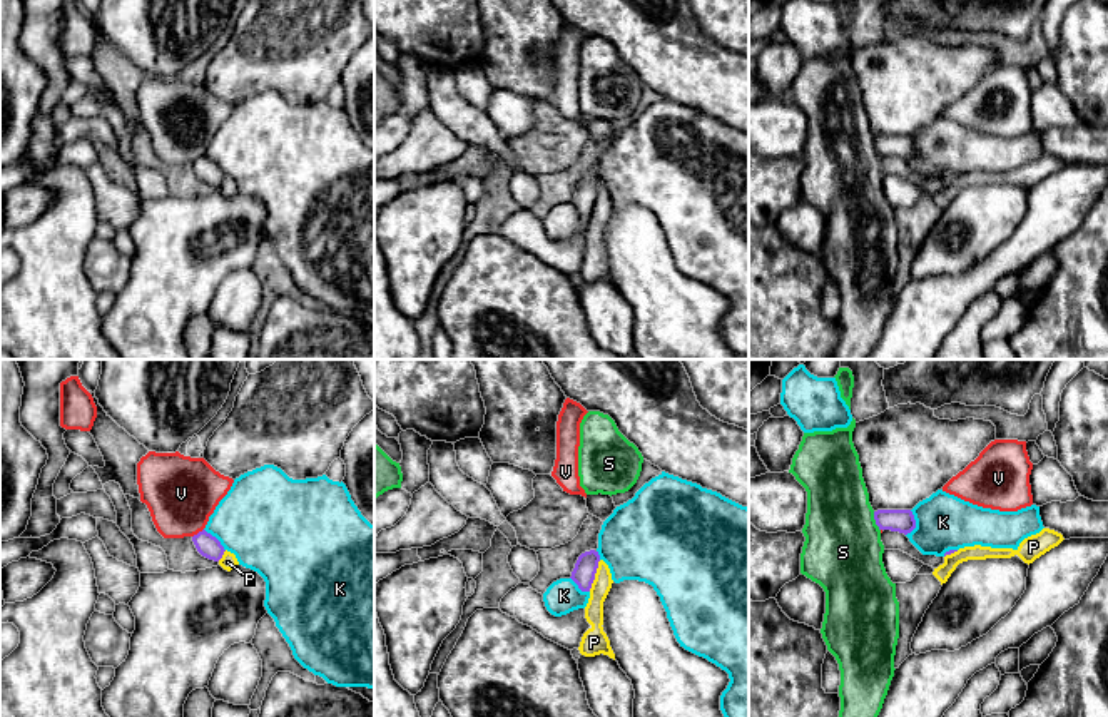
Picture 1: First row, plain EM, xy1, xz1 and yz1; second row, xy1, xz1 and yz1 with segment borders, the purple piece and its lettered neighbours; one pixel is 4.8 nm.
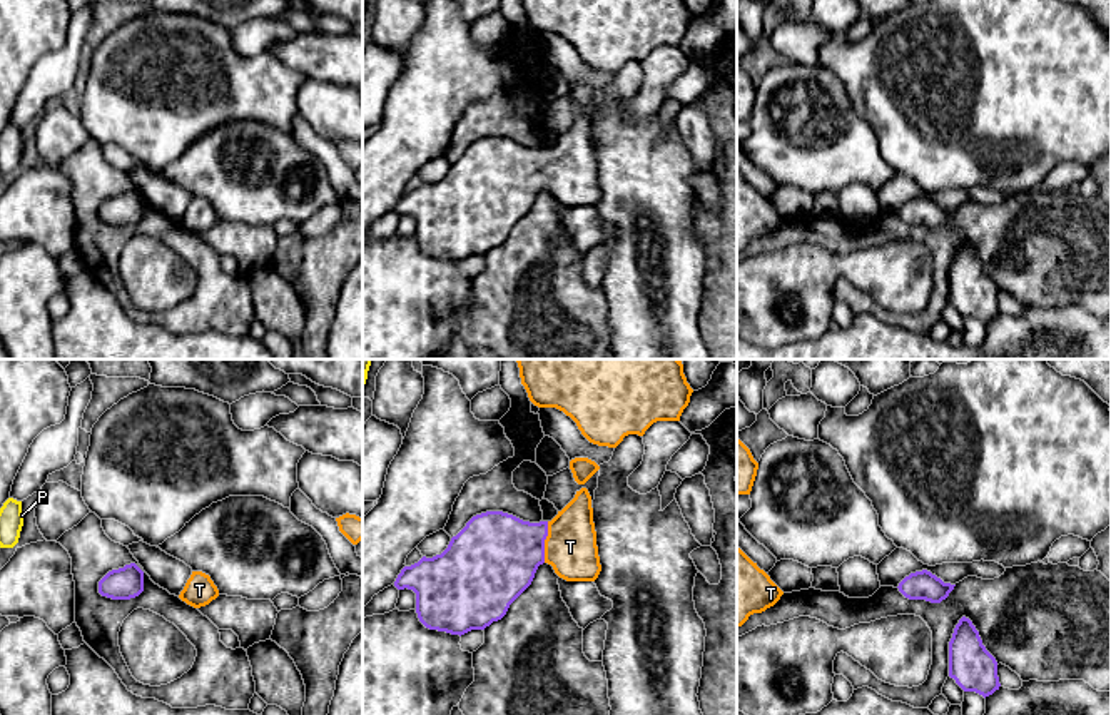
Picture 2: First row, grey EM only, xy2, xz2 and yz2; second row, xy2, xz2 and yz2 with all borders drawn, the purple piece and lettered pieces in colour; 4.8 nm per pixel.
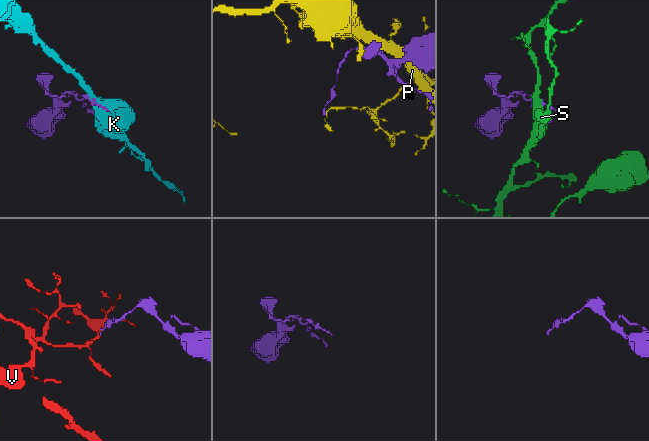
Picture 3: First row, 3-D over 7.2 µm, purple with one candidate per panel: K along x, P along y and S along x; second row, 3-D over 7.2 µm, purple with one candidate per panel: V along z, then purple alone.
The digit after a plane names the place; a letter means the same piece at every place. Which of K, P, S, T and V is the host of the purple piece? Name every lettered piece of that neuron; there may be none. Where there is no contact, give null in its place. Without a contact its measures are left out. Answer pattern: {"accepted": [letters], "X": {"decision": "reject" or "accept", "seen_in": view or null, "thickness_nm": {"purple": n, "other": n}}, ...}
{"accepted": ["T"], "K": {"decision": "reject", "seen_in": "yz1", "thickness_nm": {"purple": 110, "other": 280}}, "P": {"decision": "reject", "seen_in": "xz1", "thickness_nm": {"purple": 110, "other": 100}}, "S": {"decision": "reject", "seen_in": "yz1", "thickness_nm": {"purple": 110, "other": 380}}, "T": {"decision": "accept", "seen_in": "xz2", "thickness_nm": {"purple": 420, "other": 260}}, "V": {"decision": "reject", "seen_in": "xy1", "thickness_nm": {"purple": 110, "other": 360}}}

